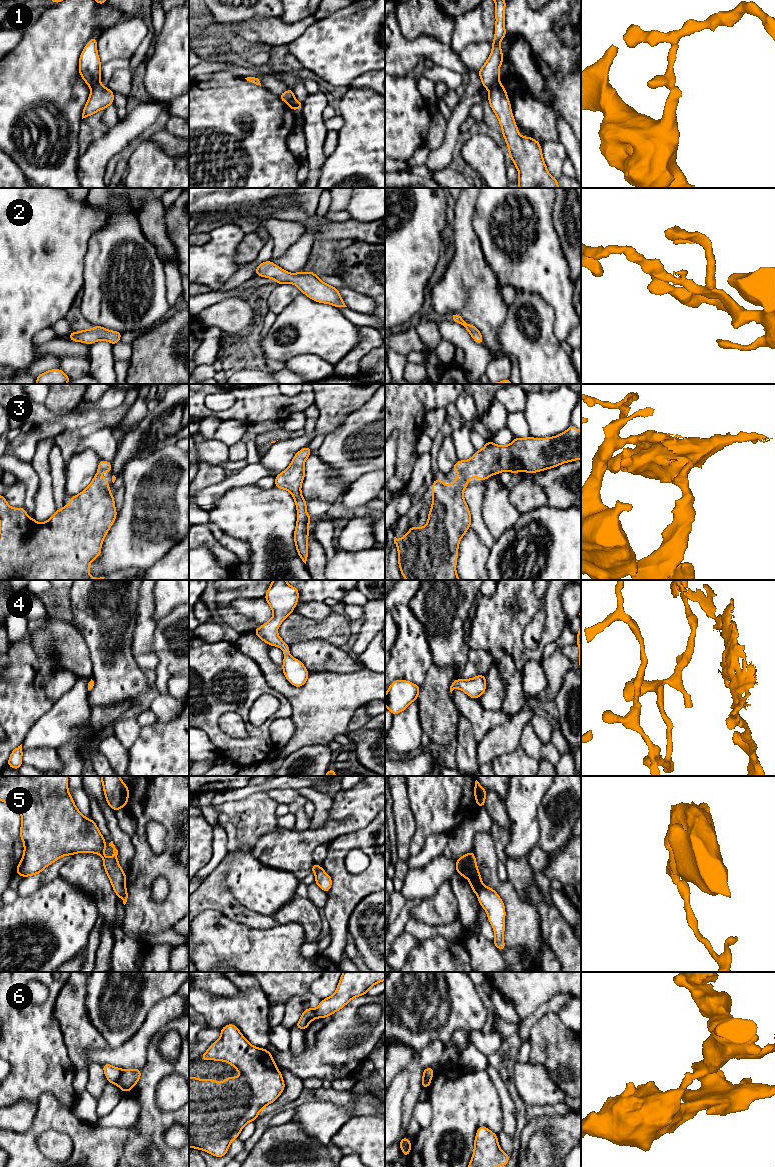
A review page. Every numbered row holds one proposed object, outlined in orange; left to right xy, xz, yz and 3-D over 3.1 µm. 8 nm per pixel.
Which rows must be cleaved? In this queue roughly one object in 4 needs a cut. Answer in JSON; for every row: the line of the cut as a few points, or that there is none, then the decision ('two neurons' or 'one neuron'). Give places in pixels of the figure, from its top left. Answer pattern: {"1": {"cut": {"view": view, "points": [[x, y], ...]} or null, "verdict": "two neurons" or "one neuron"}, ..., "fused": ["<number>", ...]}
{"1": {"cut": {"view": "yz", "points": [[498, 81], [489, 90]]}, "verdict": "two neurons"}, "2": {"cut": null, "verdict": "one neuron"}, "3": {"cut": null, "verdict": "one neuron"}, "4": {"cut": null, "verdict": "one neuron"}, "5": {"cut": {"view": "yz", "points": [[483, 886], [477, 894]]}, "verdict": "two neurons"}, "6": {"cut": {"view": "xy", "points": [[123, 1070], [116, 1083]]}, "verdict": "two neurons"}, "fused": ["1", "5", "6"]}

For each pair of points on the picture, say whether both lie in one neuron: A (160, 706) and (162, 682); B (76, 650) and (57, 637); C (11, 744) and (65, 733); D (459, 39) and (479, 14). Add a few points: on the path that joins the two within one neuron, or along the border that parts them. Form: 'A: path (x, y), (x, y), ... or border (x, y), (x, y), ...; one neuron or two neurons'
A: border (160, 693), (168, 695); two neurons
B: path (71, 648), (62, 640); one neuron
C: border (35, 722), (21, 743); two neurons
D: path (465, 33), (478, 20); one neuron

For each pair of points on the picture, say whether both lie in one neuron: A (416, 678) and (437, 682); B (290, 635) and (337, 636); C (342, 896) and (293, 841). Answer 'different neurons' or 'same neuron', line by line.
A: different neurons
B: same neuron
C: different neurons

